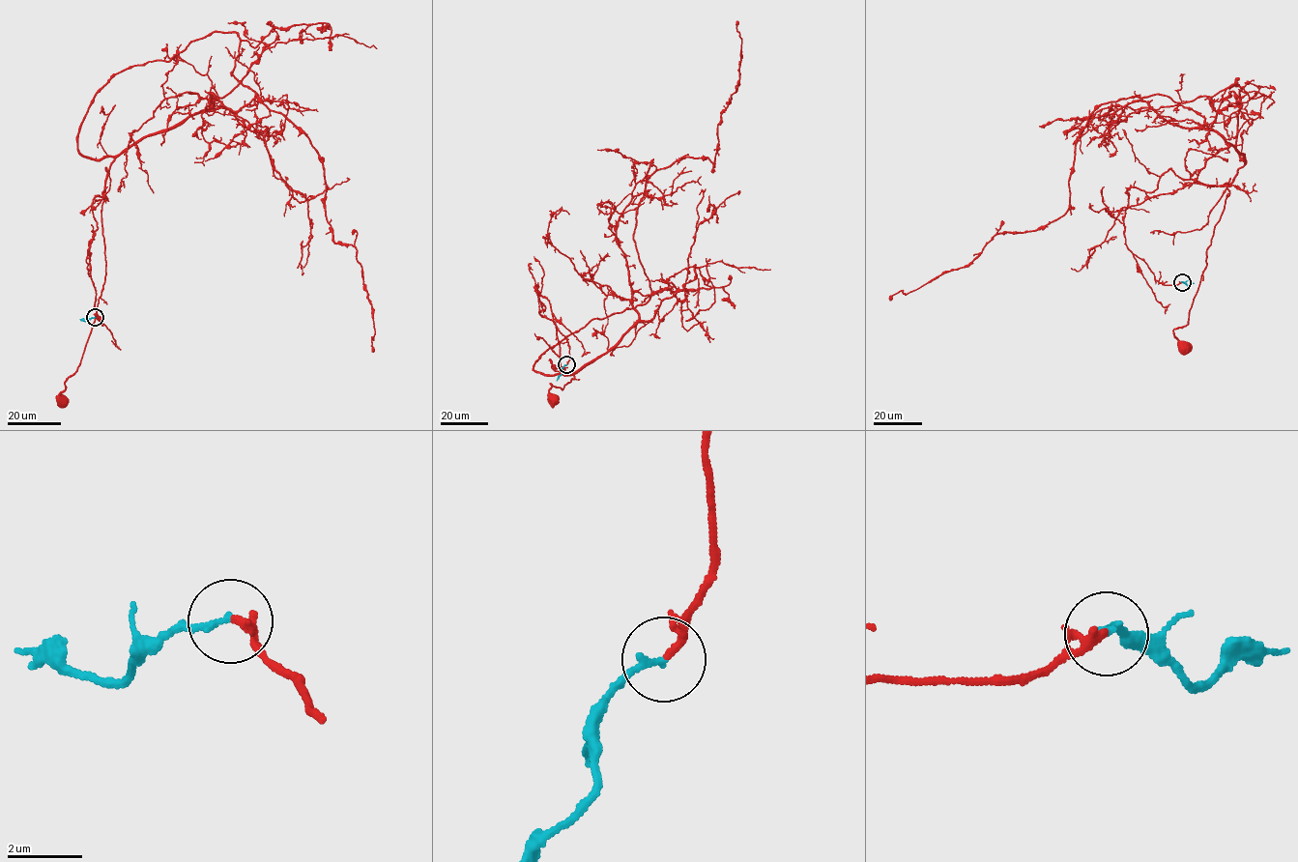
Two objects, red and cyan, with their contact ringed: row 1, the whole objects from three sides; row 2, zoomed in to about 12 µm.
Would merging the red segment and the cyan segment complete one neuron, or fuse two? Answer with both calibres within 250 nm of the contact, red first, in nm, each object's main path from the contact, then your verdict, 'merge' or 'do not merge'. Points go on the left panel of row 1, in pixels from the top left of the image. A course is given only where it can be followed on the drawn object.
220/170 nm | red via (96, 317), (102, 324), (89, 242), (98, 227), (92, 203), (107, 199), (102, 191), (105, 276), (63, 400) | cyan via (96, 317), (86, 322), (80, 319) | merge

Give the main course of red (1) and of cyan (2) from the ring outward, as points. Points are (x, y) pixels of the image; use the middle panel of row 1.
1: (566, 364), (566, 337), (536, 285), (560, 366), (574, 375), (562, 389), (550, 384), (554, 399)
2: (566, 364), (557, 380)

